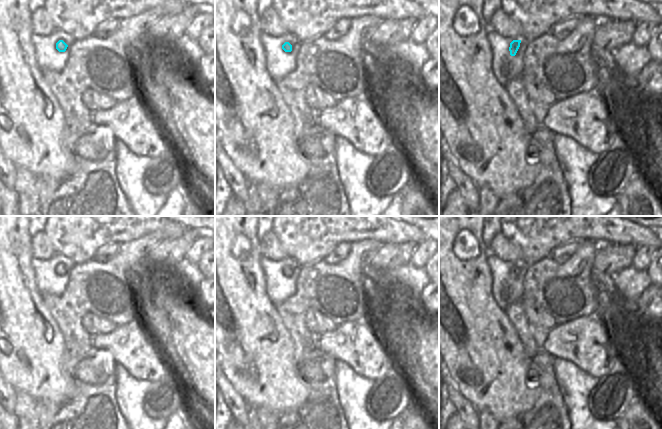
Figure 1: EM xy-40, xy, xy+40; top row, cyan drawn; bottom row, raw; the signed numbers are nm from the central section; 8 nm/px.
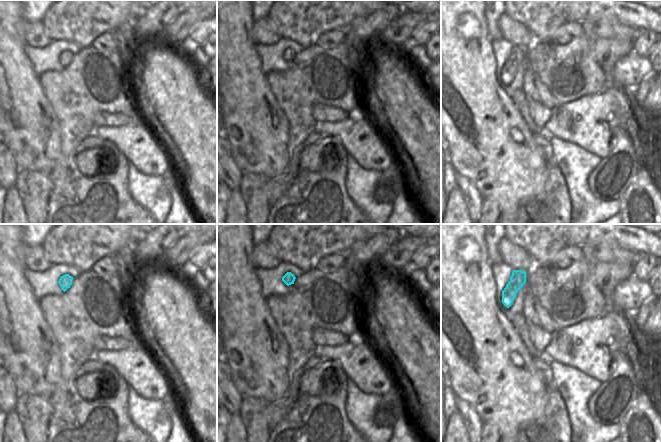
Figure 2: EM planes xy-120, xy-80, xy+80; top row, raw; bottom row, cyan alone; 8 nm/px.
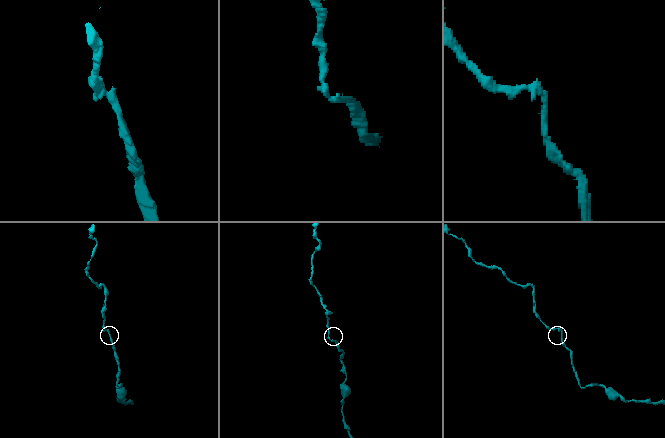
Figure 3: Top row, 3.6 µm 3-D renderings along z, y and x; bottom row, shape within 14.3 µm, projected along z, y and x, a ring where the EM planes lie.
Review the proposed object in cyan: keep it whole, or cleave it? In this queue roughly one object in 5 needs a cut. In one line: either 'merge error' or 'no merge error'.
no merge error

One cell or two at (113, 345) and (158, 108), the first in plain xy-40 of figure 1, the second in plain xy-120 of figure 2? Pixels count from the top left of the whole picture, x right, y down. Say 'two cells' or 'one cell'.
two cells

